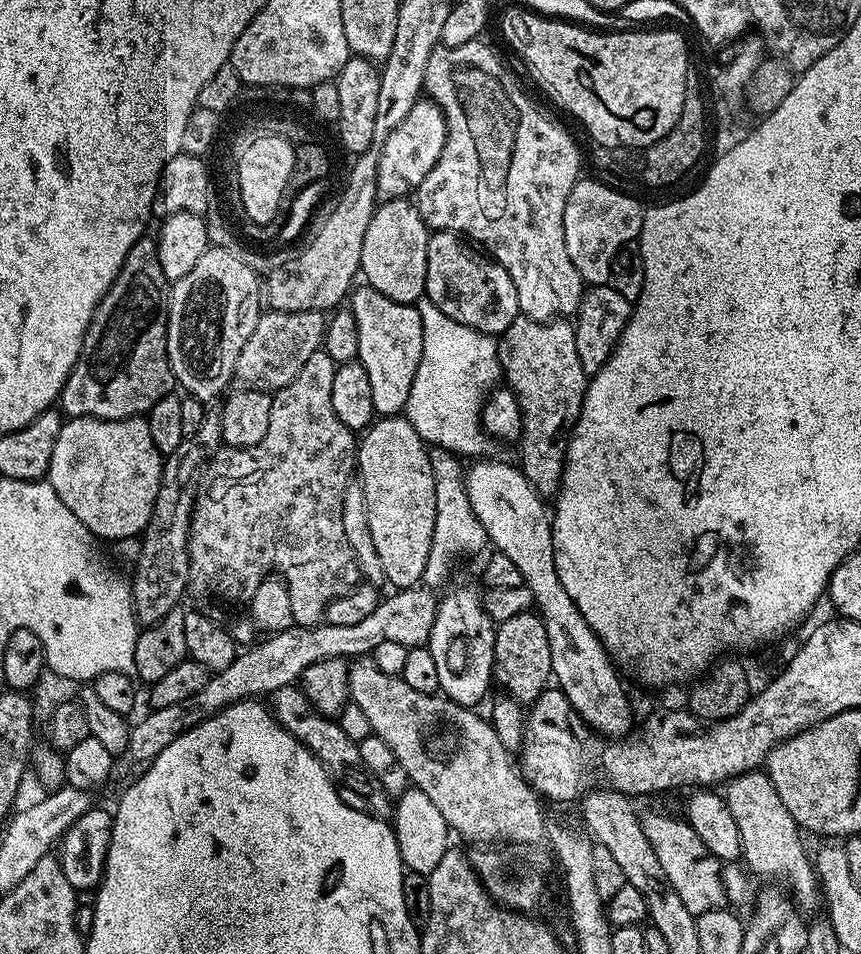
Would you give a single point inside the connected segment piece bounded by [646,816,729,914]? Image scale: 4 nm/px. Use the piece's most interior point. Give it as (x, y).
(681, 856)

